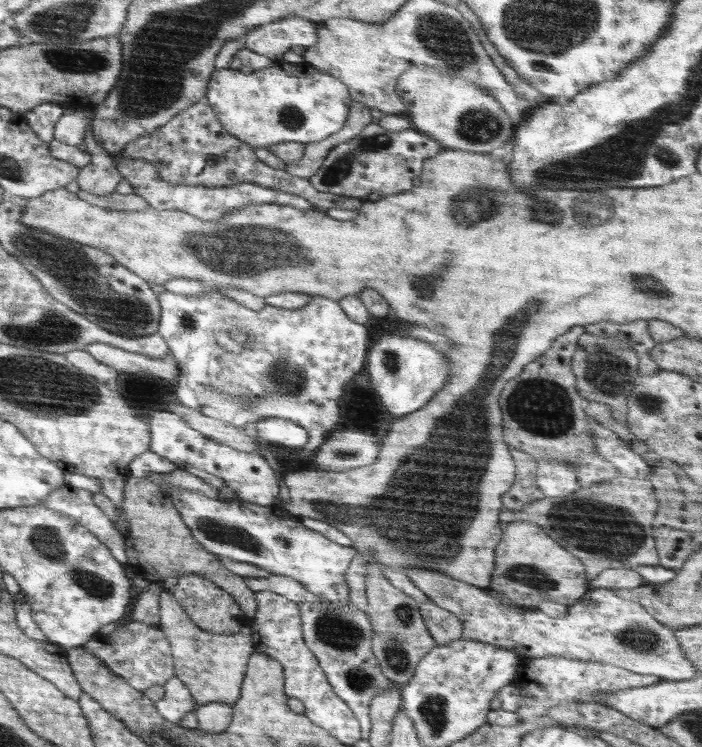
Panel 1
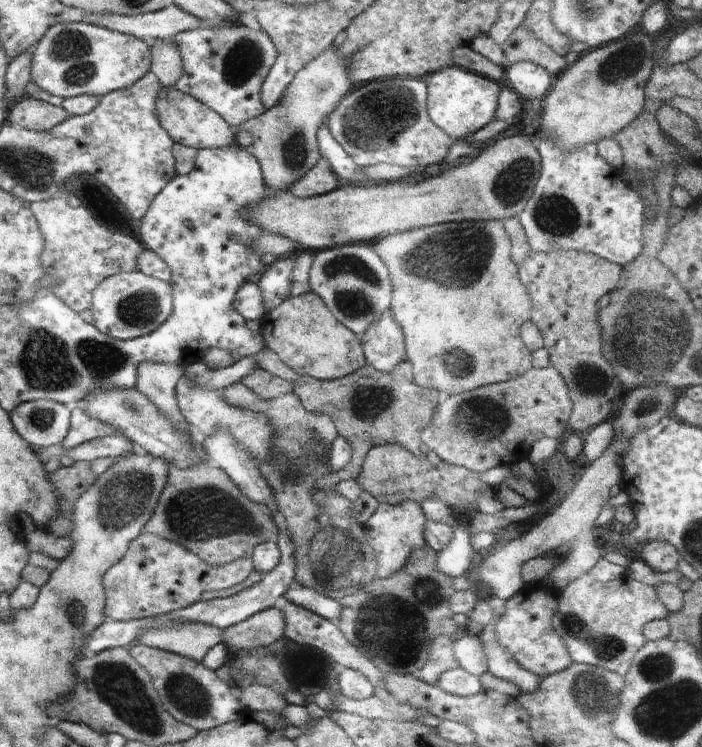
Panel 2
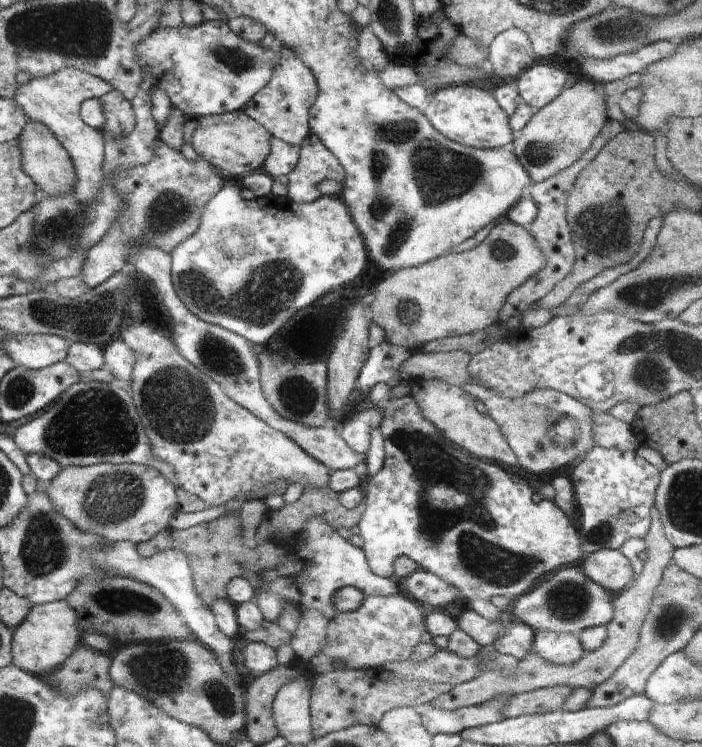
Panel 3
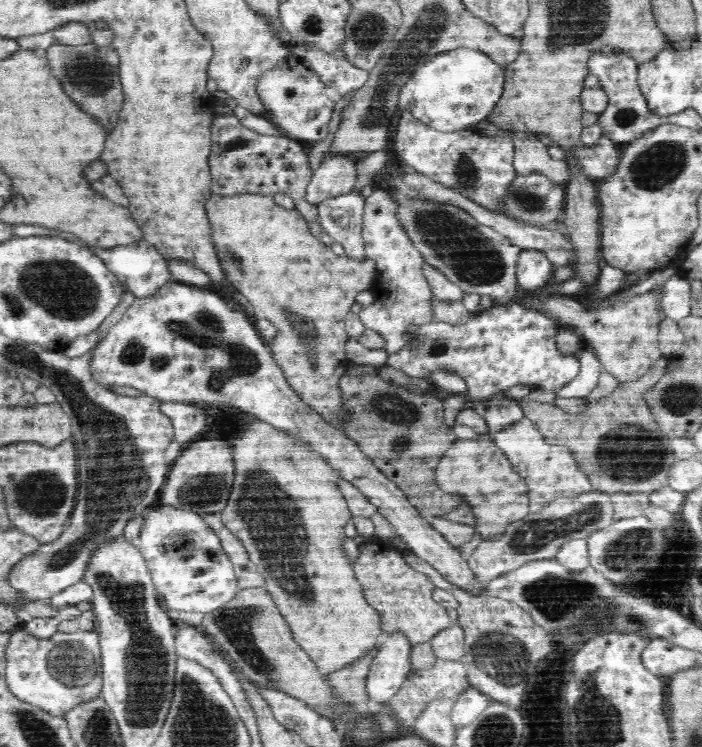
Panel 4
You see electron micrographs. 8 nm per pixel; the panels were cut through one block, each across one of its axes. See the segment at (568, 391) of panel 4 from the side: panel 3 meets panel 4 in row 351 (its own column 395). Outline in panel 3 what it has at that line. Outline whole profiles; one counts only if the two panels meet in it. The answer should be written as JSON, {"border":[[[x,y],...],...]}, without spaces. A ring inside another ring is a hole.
{"border":[[[310,518],[305,533],[308,538],[302,548],[293,548],[293,551],[284,554],[282,558],[286,560],[276,568],[258,573],[262,576],[262,588],[256,596],[256,604],[264,621],[277,622],[284,604],[294,604],[301,609],[320,609],[330,619],[336,614],[332,608],[334,592],[342,587],[359,588],[376,596],[392,596],[401,591],[393,577],[380,577],[372,572],[362,548],[338,535],[324,520]]]}

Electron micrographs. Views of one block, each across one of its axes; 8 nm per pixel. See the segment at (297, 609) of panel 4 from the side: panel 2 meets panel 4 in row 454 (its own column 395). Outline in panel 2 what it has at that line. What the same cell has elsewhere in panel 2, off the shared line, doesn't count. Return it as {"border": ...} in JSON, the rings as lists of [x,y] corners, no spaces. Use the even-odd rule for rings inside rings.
{"border":[[[492,220],[492,222],[456,222],[456,224],[438,224],[430,228],[412,229],[403,233],[394,233],[379,238],[371,244],[376,254],[384,260],[384,264],[390,270],[392,280],[392,314],[394,320],[404,328],[406,338],[406,356],[412,362],[413,381],[422,388],[436,389],[443,395],[474,390],[478,386],[491,385],[504,382],[532,368],[531,351],[523,343],[520,336],[521,326],[531,318],[531,296],[521,285],[517,266],[510,256],[511,242],[504,226],[504,221]]]}

